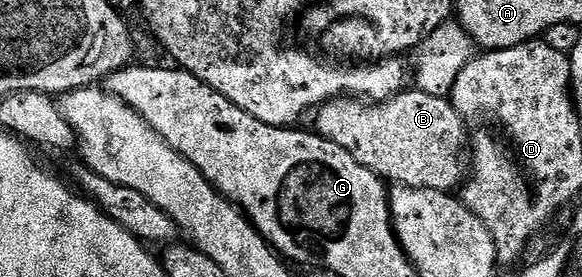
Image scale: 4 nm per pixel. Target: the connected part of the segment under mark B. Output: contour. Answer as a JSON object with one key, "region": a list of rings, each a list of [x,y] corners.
{"region":[[[417,89],[401,91],[393,99],[385,99],[382,103],[339,97],[323,103],[313,119],[317,134],[340,145],[340,149],[348,149],[348,153],[352,153],[352,157],[356,157],[356,161],[360,161],[364,169],[372,169],[372,173],[376,173],[378,178],[387,184],[412,189],[427,187],[433,191],[450,193],[455,190],[454,186],[457,188],[463,182],[462,147],[464,151],[468,143],[468,132],[465,121],[460,117],[460,113],[456,113],[449,98],[432,97],[432,93]]]}

